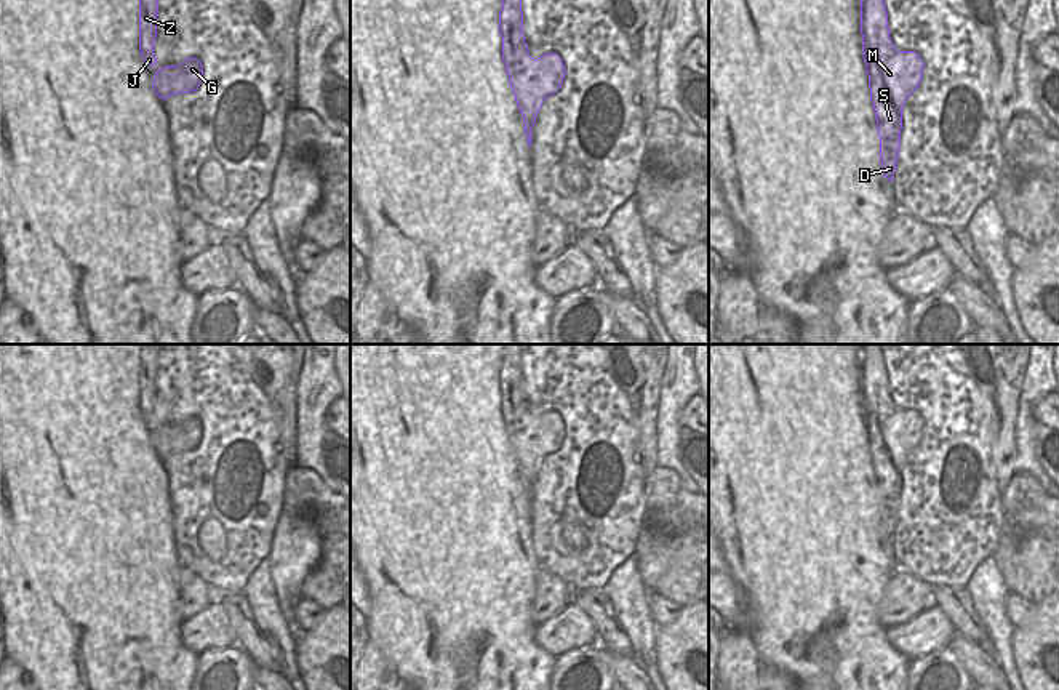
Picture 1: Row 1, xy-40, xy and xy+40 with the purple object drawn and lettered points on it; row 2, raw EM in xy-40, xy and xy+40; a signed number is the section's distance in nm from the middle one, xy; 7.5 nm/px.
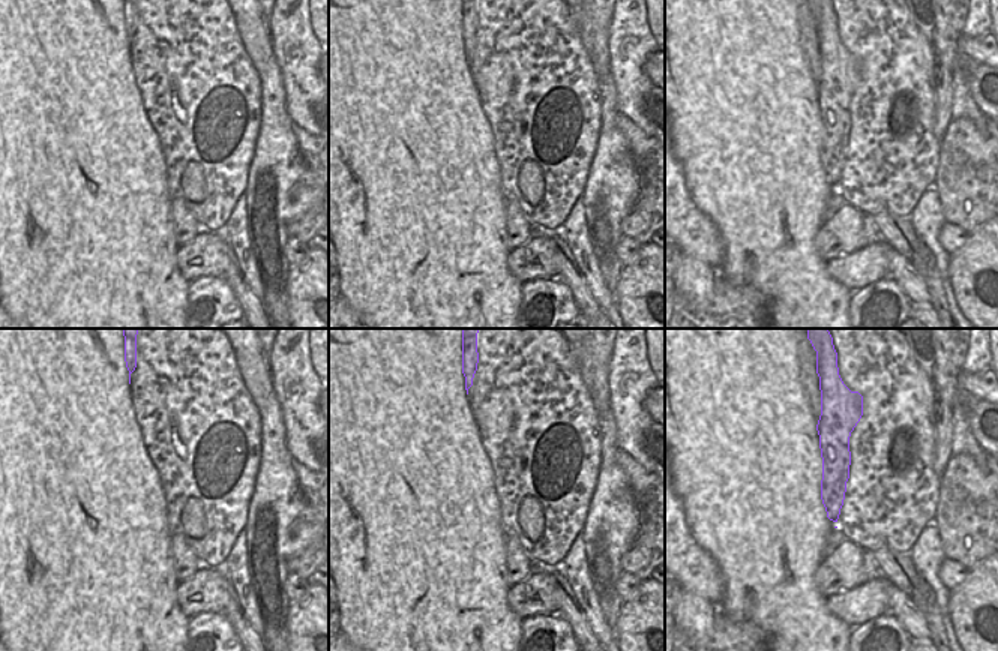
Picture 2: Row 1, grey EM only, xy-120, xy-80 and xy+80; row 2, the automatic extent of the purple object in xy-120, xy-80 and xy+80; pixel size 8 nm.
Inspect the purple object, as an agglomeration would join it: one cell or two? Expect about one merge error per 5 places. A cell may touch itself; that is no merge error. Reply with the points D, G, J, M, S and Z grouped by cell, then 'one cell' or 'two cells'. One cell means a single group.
groups D G J M S Z; one cell

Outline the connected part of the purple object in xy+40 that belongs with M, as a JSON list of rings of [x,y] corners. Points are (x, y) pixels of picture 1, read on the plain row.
[[[862,344],[861,392],[880,495],[880,519],[885,536],[893,540],[899,517],[902,466],[921,440],[925,421],[918,411],[899,410],[893,403],[880,344]]]

